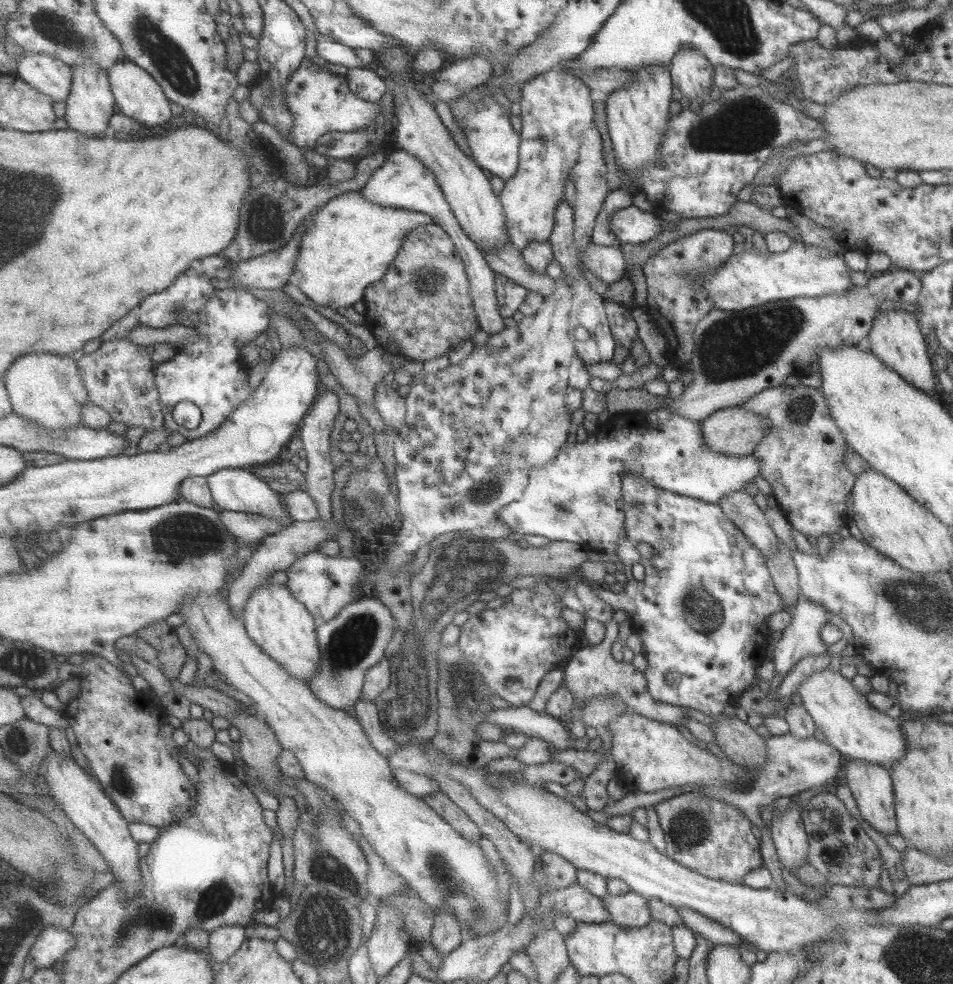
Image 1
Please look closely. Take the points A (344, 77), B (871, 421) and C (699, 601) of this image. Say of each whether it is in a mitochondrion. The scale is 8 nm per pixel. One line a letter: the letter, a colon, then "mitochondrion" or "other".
A: other
B: other
C: mitochondrion

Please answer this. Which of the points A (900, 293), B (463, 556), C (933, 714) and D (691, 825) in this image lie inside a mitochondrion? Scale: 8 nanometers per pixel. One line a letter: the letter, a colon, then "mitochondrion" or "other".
A: other
B: mitochondrion
C: other
D: mitochondrion

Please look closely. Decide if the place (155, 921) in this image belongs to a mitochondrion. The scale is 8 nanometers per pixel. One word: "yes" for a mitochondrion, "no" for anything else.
yes

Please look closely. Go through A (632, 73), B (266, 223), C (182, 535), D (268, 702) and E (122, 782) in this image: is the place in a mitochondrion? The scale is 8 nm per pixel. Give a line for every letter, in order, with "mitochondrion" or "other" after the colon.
A: other
B: mitochondrion
C: mitochondrion
D: other
E: mitochondrion

